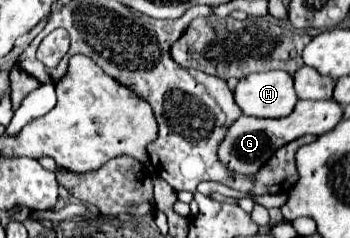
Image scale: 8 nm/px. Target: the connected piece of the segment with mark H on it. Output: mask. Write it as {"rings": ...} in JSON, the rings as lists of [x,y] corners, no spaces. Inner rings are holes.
{"rings":[[[283,70],[249,74],[235,88],[235,102],[245,116],[283,118],[293,112],[297,100],[293,76]]]}

